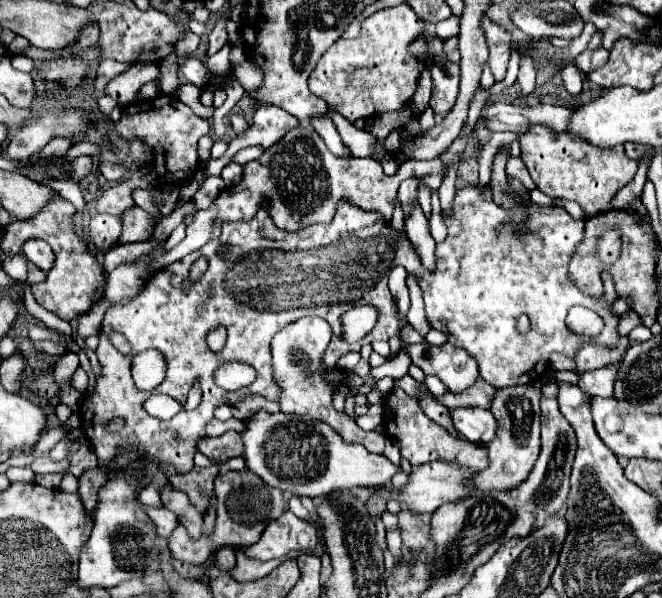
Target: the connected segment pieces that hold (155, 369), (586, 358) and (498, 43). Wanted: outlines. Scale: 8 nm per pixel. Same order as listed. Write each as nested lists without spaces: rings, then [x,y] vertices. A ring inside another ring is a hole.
[[[144,350],[132,360],[132,376],[140,390],[154,390],[166,378],[166,358],[160,350]]]
[[[622,336],[616,350],[604,350],[602,346],[596,346],[596,342],[584,342],[578,350],[578,354],[574,356],[576,362],[576,372],[582,374],[586,370],[594,370],[594,368],[602,368],[608,364],[618,364],[620,358],[624,356],[624,350],[630,346],[628,336]]]
[[[482,16],[480,20],[482,32],[486,36],[488,42],[488,50],[490,50],[490,58],[488,58],[488,66],[496,78],[496,82],[500,82],[506,76],[506,68],[508,68],[508,58],[510,58],[510,42],[512,42],[512,34],[504,28],[502,22],[490,20],[488,16]]]

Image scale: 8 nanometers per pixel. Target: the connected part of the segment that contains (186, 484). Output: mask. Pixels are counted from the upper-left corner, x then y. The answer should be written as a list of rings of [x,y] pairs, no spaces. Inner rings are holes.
[[[212,462],[208,468],[200,468],[194,466],[188,474],[168,474],[168,480],[172,484],[174,490],[180,490],[184,494],[188,494],[190,502],[202,512],[206,514],[208,506],[212,504],[212,496],[214,496],[214,478],[220,474],[220,464]]]

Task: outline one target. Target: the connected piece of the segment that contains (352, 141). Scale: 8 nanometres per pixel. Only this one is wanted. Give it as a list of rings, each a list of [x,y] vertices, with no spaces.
[[[330,108],[330,118],[332,118],[332,122],[336,124],[338,134],[342,136],[342,142],[350,148],[352,156],[358,158],[358,156],[372,156],[372,154],[374,154],[372,146],[374,146],[376,142],[380,142],[376,136],[372,136],[372,134],[368,134],[368,132],[364,132],[364,130],[354,128],[346,118],[342,118],[340,114],[332,112],[332,108]]]

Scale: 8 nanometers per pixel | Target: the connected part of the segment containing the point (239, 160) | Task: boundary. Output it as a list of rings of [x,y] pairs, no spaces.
[[[258,146],[248,147],[240,150],[236,155],[233,156],[232,161],[239,165],[244,165],[252,160],[258,159],[264,150]]]

